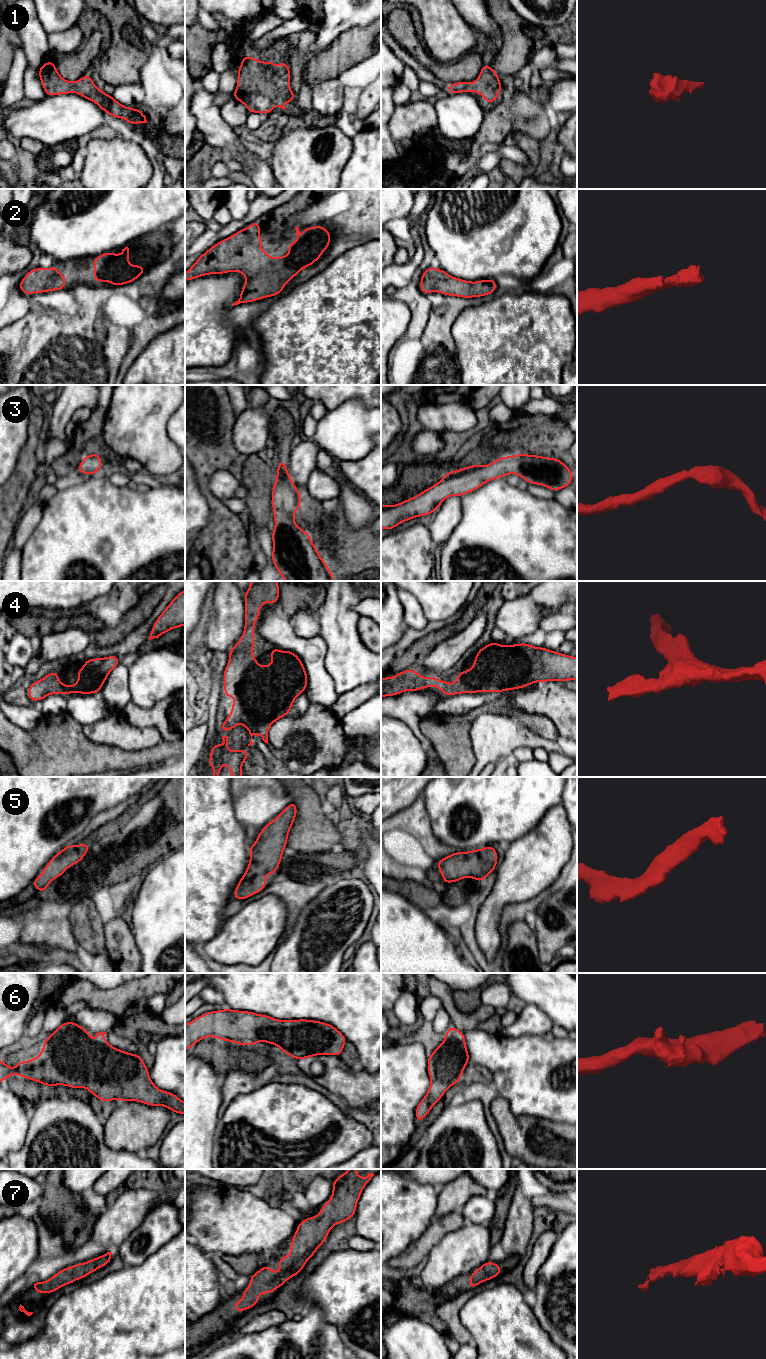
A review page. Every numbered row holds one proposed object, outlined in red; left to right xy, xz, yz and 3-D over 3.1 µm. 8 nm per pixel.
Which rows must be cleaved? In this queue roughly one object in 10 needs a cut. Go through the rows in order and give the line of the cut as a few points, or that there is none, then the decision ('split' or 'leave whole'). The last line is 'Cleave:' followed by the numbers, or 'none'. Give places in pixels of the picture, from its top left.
1: no cut; leave whole
2: no cut; leave whole
3: no cut; leave whole
4: no cut; leave whole
5: no cut; leave whole
6: no cut; leave whole
7: no cut; leave whole
Cleave: none

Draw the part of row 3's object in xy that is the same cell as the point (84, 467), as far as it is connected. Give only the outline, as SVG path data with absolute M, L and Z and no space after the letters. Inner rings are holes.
M93 453L92 455L86 455L83 457L77 471L81 474L94 475L100 471L102 467L101 455L99 453Z

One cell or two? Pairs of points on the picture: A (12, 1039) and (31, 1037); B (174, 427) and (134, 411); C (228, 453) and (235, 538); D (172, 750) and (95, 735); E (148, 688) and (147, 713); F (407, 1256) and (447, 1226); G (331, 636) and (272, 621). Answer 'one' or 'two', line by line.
A: two
B: two
C: one
D: two
E: two
F: one
G: two

